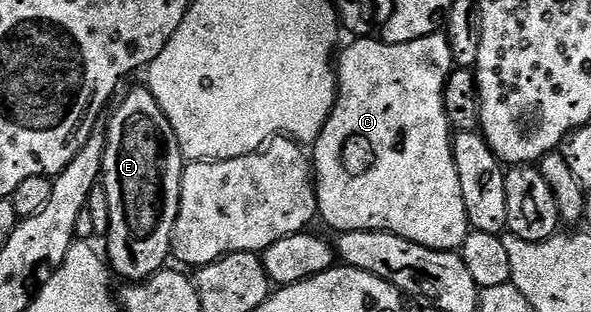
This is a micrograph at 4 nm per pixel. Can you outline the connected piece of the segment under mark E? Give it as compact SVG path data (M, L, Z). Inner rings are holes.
M149 88L134 89L118 106L113 106L110 121L105 122L106 150L102 164L101 184L106 186L108 211L110 212L110 232L105 238L108 265L115 274L123 277L126 283L141 283L153 273L167 268L172 254L172 231L180 211L180 191L182 190L182 171L184 158L182 148L174 134L172 123L150 94Z

